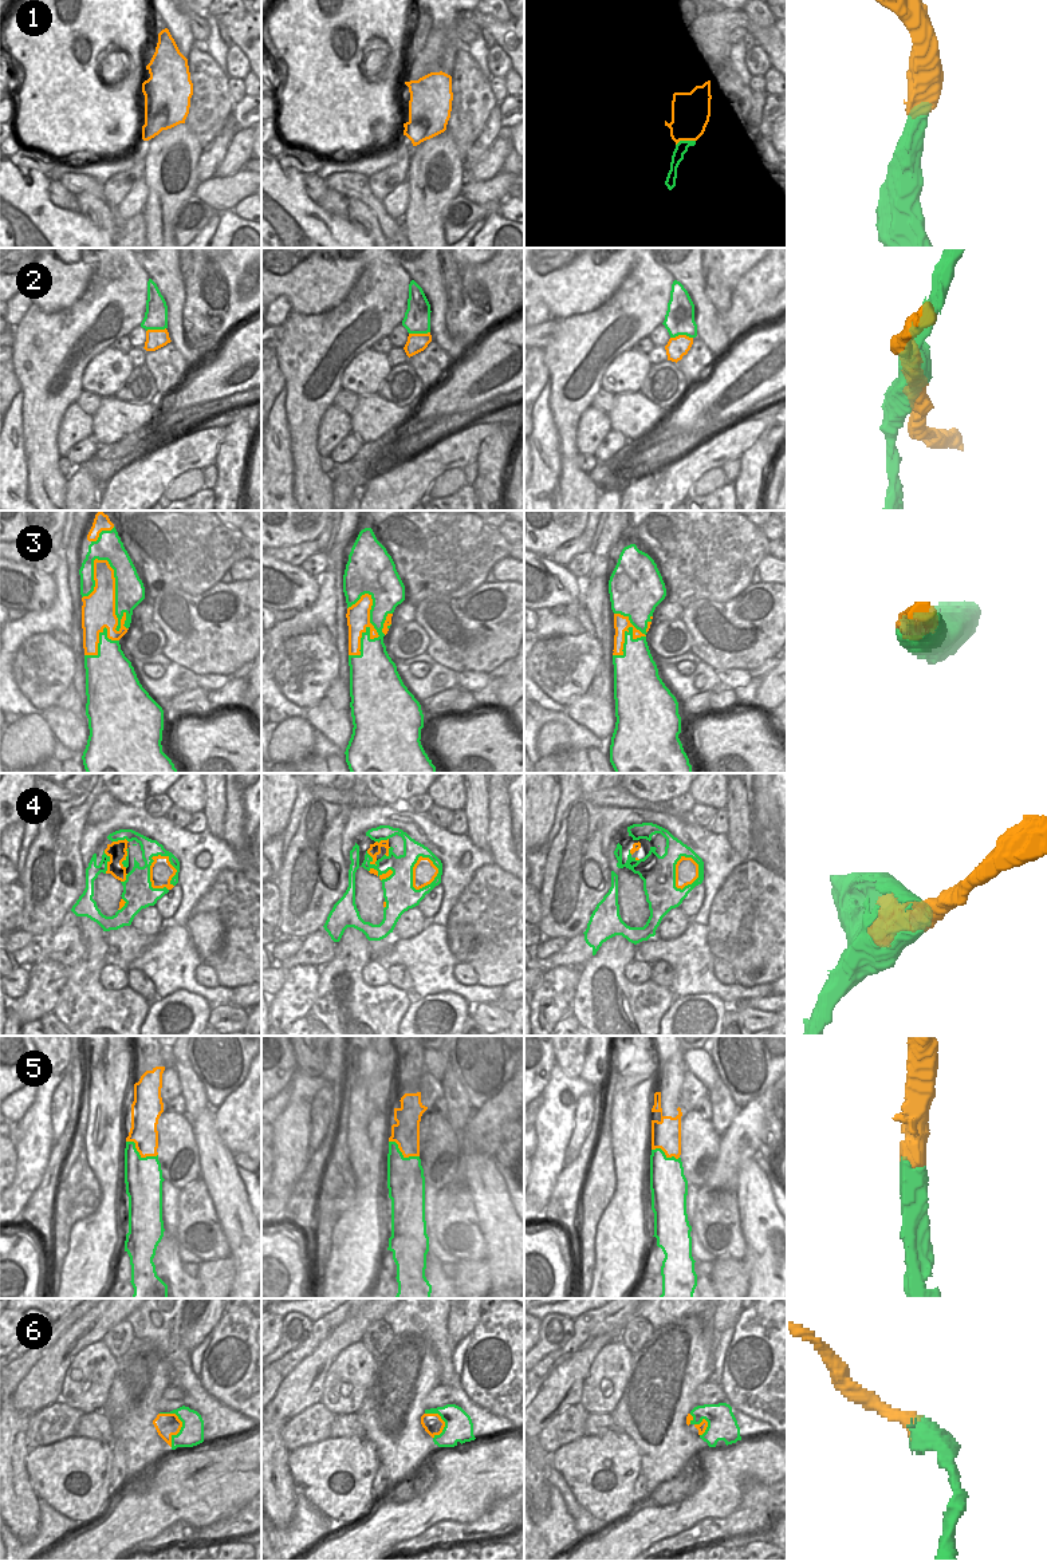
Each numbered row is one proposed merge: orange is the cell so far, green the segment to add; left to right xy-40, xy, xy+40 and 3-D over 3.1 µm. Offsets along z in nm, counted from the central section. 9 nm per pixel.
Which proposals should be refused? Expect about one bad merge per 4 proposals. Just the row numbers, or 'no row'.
2.

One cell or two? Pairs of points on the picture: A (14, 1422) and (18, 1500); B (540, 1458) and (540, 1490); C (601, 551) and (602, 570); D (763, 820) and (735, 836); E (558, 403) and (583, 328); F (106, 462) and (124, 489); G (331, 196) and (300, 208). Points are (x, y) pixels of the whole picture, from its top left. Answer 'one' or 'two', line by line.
A: one
B: one
C: one
D: two
E: one
F: two
G: one

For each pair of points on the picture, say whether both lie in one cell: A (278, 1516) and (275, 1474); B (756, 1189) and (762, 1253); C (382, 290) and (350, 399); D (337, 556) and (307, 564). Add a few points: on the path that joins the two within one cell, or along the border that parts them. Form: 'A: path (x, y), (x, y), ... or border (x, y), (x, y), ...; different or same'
A: path (278, 1505), (275, 1485); same
B: path (756, 1205), (762, 1224), (762, 1237); same
C: border (342, 389), (331, 403); different
D: border (327, 554), (329, 567); different

